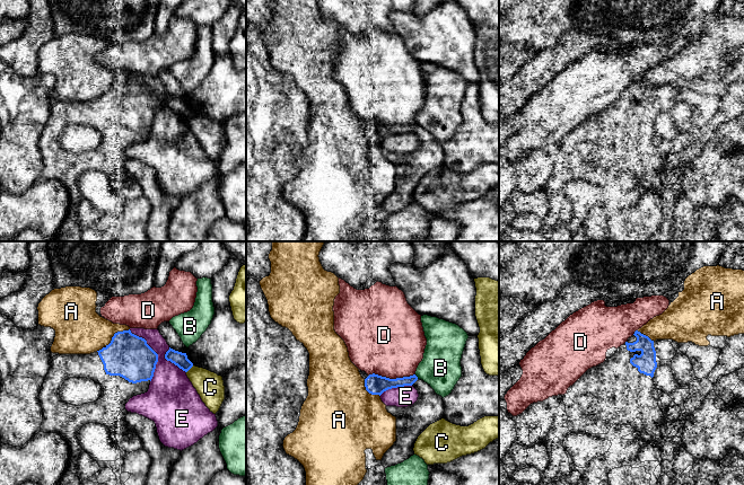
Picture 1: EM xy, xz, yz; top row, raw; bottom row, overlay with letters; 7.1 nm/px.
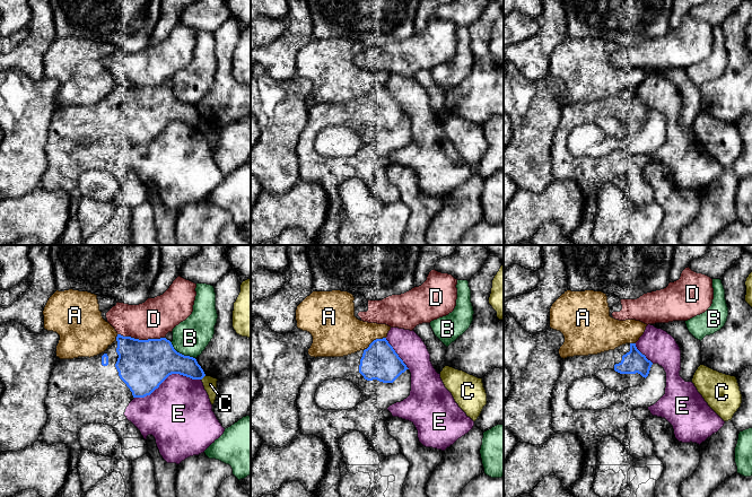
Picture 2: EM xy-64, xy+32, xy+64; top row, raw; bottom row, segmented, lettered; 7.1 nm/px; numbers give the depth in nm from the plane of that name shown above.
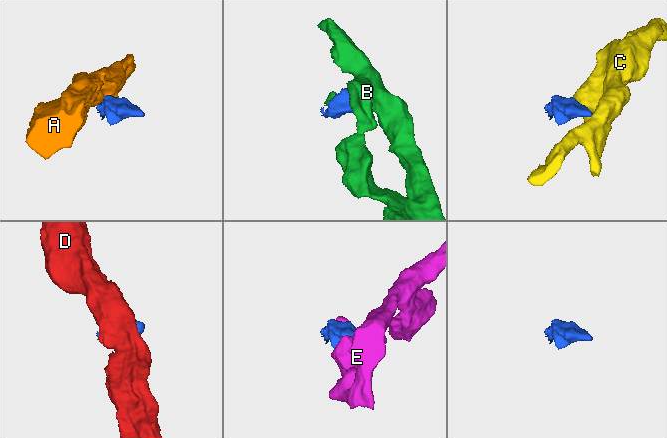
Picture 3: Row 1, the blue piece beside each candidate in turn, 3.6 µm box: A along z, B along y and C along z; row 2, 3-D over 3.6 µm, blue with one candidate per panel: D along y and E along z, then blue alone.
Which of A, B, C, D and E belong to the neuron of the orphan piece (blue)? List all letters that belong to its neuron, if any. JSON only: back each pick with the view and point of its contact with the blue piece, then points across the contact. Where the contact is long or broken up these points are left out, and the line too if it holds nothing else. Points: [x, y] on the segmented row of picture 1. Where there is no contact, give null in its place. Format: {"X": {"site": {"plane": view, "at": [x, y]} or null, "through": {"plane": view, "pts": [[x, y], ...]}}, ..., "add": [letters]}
{"add": []}

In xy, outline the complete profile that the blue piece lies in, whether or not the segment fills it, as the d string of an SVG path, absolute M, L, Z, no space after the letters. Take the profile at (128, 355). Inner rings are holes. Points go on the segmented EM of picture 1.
M117 332L108 345L90 354L58 354L40 391L43 412L41 432L58 433L69 446L67 470L58 485L80 485L77 473L82 450L78 431L88 423L115 430L117 416L130 398L148 391L158 354L147 341L131 333ZM70 378L87 378L99 383L102 396L94 403L70 405L60 398L60 389Z

